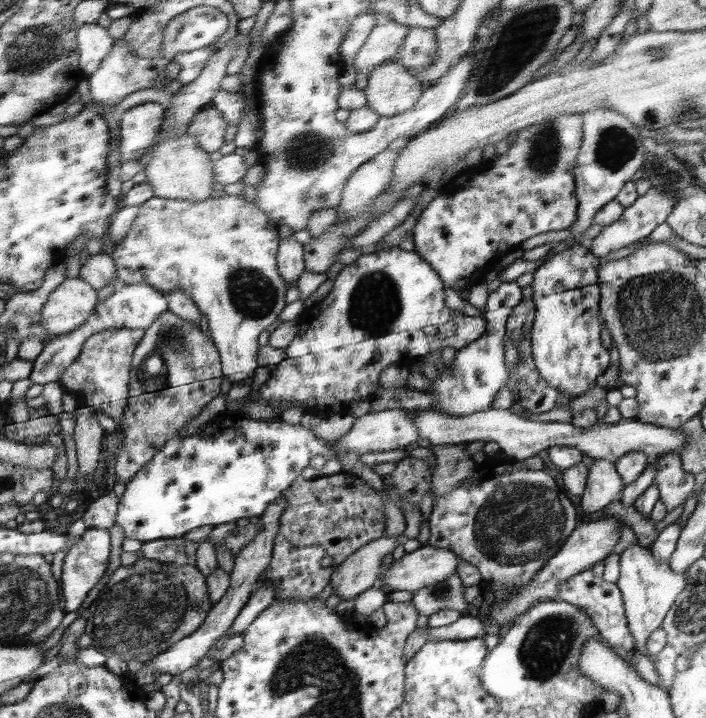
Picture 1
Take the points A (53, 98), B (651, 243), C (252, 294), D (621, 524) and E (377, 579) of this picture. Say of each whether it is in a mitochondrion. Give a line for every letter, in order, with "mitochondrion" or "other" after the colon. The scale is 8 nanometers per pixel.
A: other
B: other
C: mitochondrion
D: other
E: other

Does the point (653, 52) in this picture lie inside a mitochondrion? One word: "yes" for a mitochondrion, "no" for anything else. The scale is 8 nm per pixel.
yes

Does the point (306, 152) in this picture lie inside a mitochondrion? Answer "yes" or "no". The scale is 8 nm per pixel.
yes

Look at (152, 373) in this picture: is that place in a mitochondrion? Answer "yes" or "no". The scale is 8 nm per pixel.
yes

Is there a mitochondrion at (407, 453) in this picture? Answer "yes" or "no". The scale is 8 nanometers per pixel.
no

